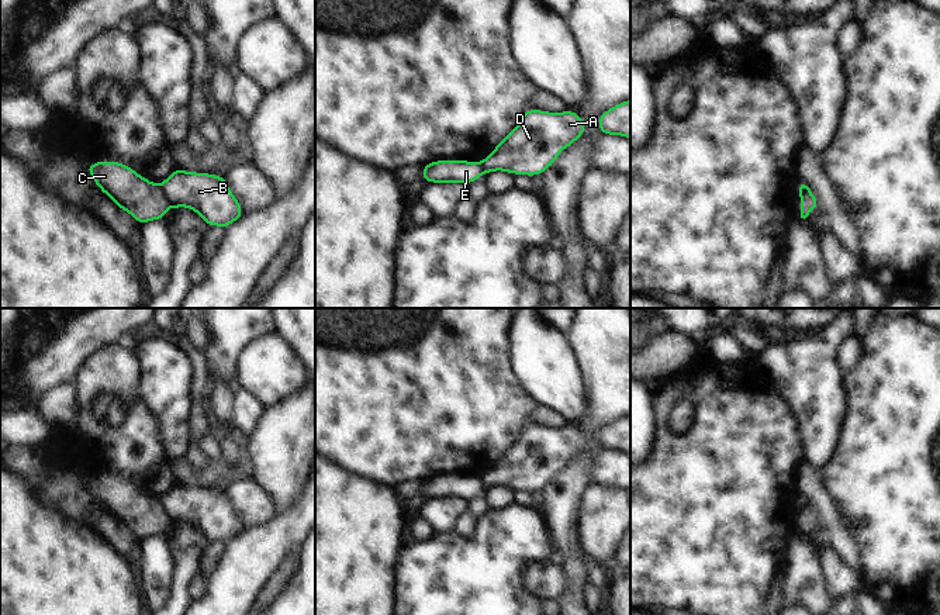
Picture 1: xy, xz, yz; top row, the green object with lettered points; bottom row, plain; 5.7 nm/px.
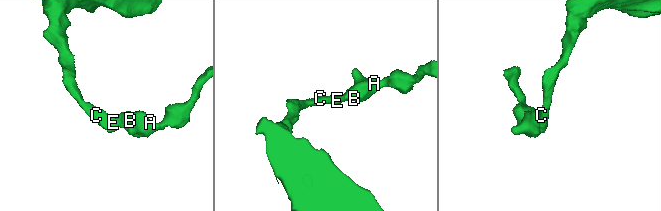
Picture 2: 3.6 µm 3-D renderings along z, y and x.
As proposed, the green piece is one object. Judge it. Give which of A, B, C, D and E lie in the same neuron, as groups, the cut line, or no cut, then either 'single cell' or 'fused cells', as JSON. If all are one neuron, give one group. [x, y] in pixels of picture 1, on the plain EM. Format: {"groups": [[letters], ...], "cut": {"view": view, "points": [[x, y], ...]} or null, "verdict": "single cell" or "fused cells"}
{"groups": [["A", "B", "D"], ["C", "E"]], "cut": {"view": "xy", "points": [[159, 501], [168, 522]]}, "verdict": "fused cells"}

